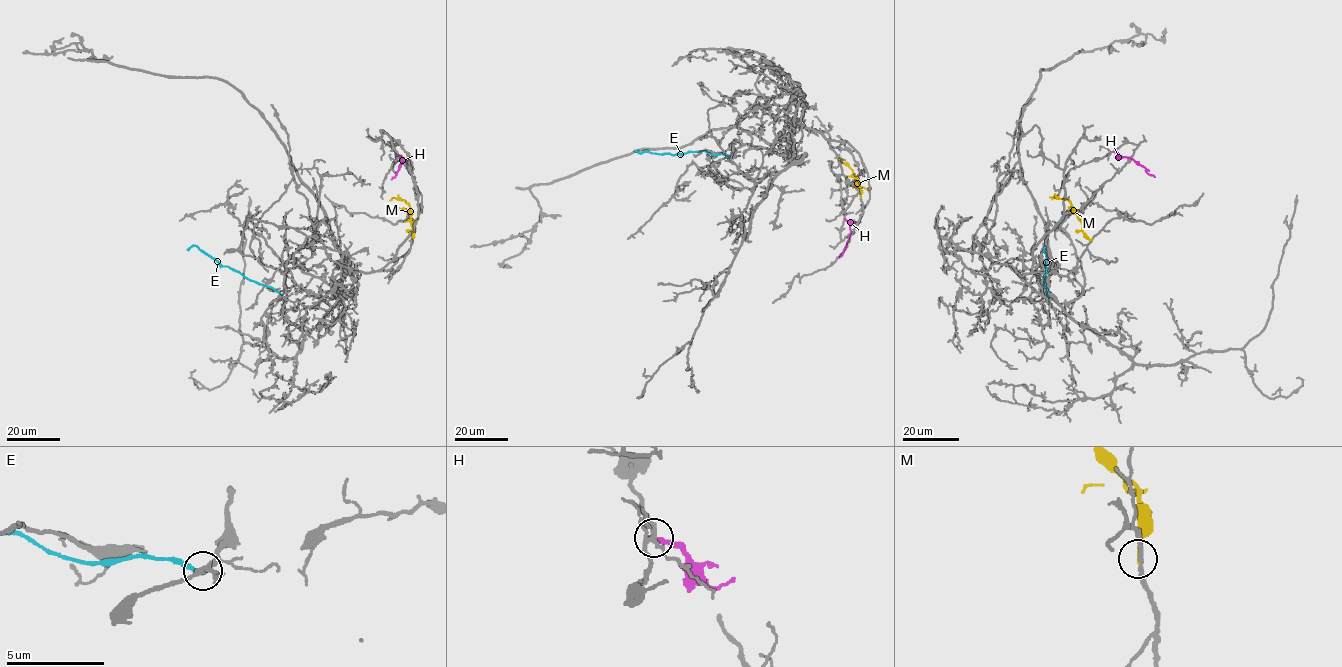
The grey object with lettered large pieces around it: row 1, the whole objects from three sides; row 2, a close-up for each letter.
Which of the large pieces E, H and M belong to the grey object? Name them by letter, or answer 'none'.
none

